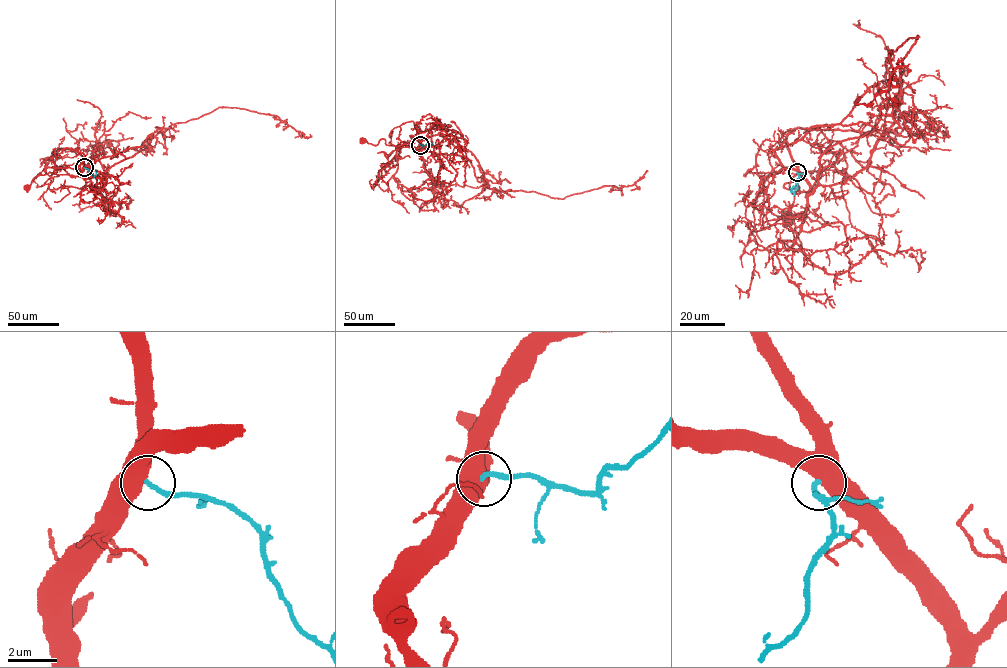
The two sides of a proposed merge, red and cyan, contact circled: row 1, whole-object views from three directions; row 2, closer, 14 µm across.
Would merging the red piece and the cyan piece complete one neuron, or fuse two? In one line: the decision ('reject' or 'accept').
accept

